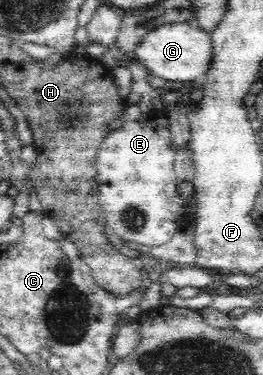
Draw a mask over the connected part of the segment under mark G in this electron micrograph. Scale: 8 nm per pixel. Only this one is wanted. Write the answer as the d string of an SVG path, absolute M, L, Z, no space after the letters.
M174 22L158 26L150 34L146 34L142 45L136 50L135 56L142 61L154 76L176 82L203 80L214 58L211 33L189 23Z

